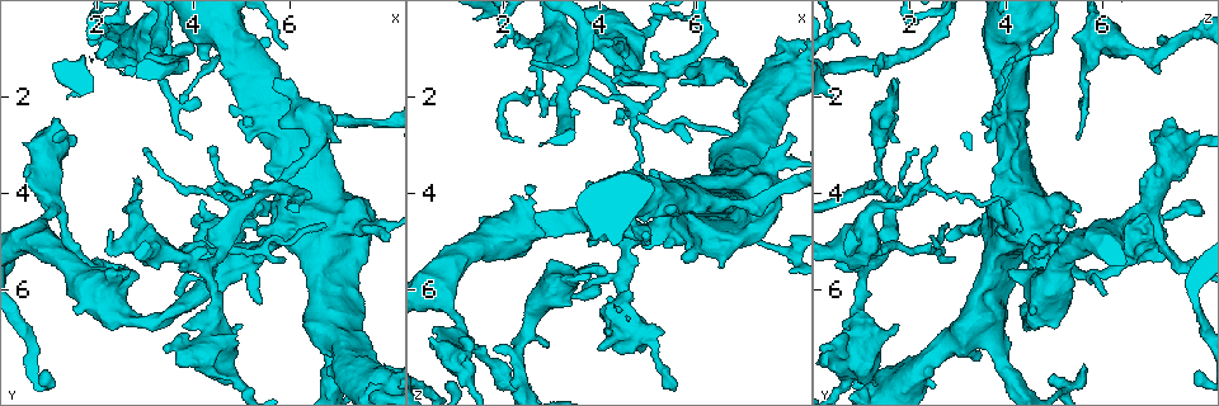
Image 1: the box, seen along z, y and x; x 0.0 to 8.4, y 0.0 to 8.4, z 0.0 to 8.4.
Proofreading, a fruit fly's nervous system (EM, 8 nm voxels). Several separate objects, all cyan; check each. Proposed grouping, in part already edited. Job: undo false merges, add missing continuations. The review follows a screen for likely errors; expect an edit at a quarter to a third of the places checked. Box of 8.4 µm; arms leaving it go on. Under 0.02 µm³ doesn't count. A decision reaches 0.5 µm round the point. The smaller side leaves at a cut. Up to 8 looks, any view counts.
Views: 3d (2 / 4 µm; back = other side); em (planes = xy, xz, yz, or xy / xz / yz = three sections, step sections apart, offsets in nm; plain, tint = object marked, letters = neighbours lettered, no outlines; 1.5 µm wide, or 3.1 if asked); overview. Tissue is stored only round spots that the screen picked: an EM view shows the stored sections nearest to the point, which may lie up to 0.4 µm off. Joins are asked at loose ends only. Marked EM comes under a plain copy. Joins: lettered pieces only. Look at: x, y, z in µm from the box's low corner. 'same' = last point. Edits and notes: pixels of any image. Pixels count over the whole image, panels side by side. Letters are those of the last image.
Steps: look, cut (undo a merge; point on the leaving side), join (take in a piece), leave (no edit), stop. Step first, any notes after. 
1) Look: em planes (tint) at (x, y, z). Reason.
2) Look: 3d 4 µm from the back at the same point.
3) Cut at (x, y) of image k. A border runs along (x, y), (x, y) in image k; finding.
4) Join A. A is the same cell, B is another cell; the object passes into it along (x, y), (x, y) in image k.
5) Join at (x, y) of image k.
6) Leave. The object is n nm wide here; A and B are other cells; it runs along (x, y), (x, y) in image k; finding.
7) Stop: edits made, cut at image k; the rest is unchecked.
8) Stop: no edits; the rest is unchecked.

Look: em 3.1 µm xy step 8 (letters) at (6.05, 4.55, 5.10). Sudden change in width.

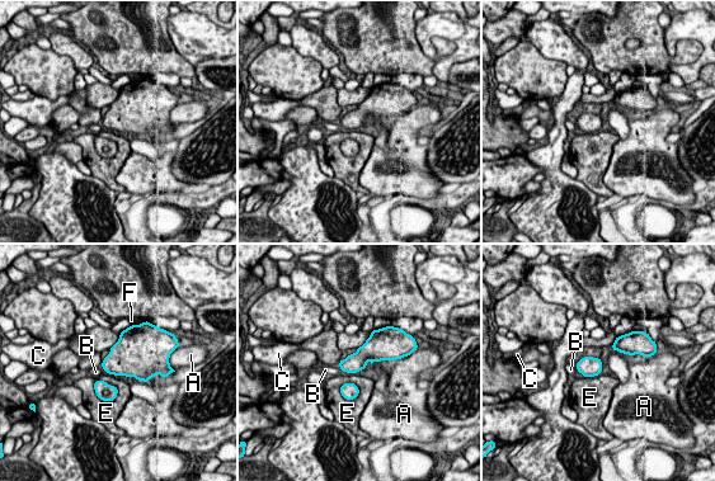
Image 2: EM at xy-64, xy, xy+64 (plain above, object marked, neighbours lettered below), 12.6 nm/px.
Leave. A, B, C, E and F are other cells; continuous, no second neuron.

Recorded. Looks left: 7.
Look: 3d 4 µm at (5.25, 4.20, 1.65). Three arms meet.

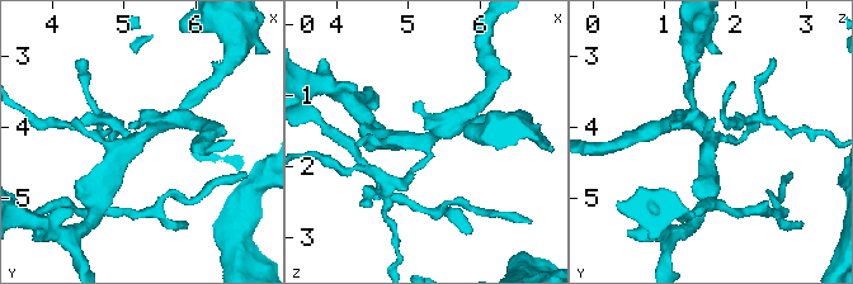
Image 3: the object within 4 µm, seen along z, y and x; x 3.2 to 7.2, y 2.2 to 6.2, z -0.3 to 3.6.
Look: em planes (letters) at (5.20, 4.20, 1.60).

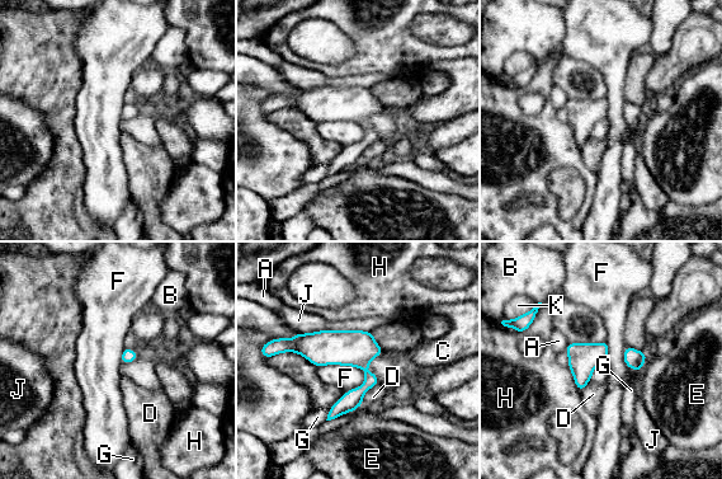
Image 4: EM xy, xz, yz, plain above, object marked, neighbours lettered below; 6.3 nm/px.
Leave. The object is 190 nm wide here; A, B, C, D, E, F, G, H, J and K are other cells; it runs along (282, 347), (344, 347), (374, 380) in image 4; all the same neuron.

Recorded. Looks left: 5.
Look: 3d 2 µm from the back at (4.00, 4.65, 7.30). An open end.

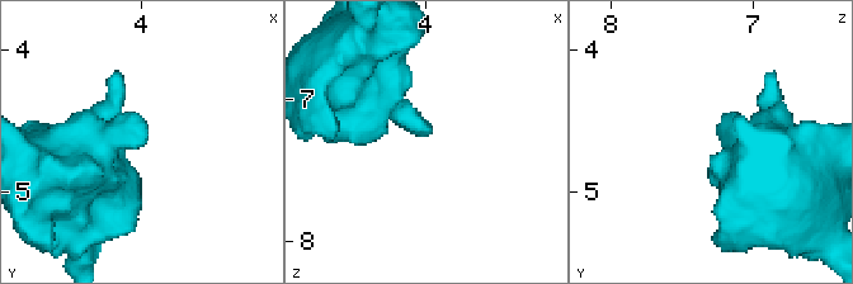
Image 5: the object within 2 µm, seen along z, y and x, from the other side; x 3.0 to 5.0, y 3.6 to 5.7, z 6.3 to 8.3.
Look: em planes (letters) at (4.00, 4.60, 7.28). Now the EM.

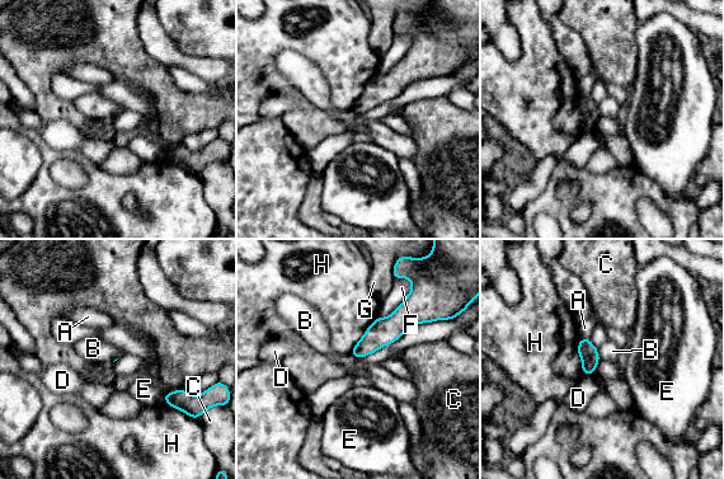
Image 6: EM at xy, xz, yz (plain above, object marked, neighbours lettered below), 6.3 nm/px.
Leave. A, B, C, D, E, F, G and H are other cells; a border runs along (349, 352), (361, 360) in image 6; no lettered piece goes on from it.

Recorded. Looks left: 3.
Stop: no edits; the rest is unchecked.

